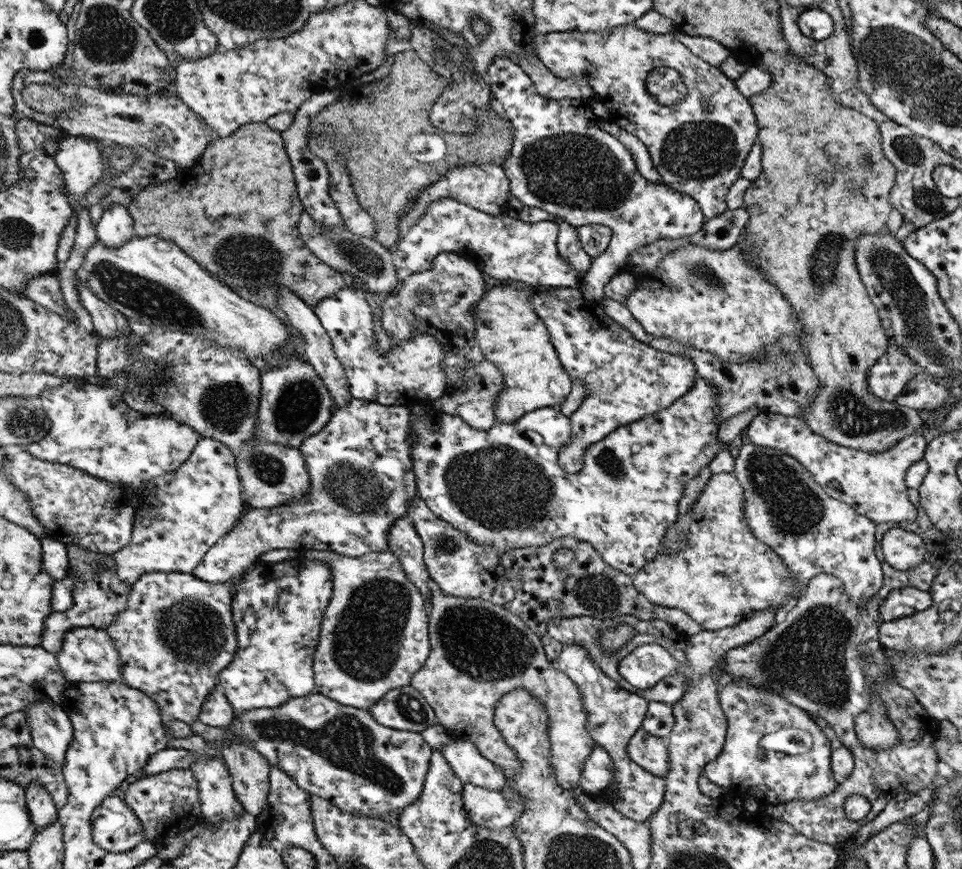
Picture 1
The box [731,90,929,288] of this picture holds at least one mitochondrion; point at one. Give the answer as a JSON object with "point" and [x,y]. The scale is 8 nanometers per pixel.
{"point":[910,153]}

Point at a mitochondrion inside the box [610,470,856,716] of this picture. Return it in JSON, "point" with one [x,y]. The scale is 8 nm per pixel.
{"point":[807,659]}

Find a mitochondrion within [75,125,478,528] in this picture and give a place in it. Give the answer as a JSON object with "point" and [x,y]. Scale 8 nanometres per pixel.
{"point":[148,299]}

